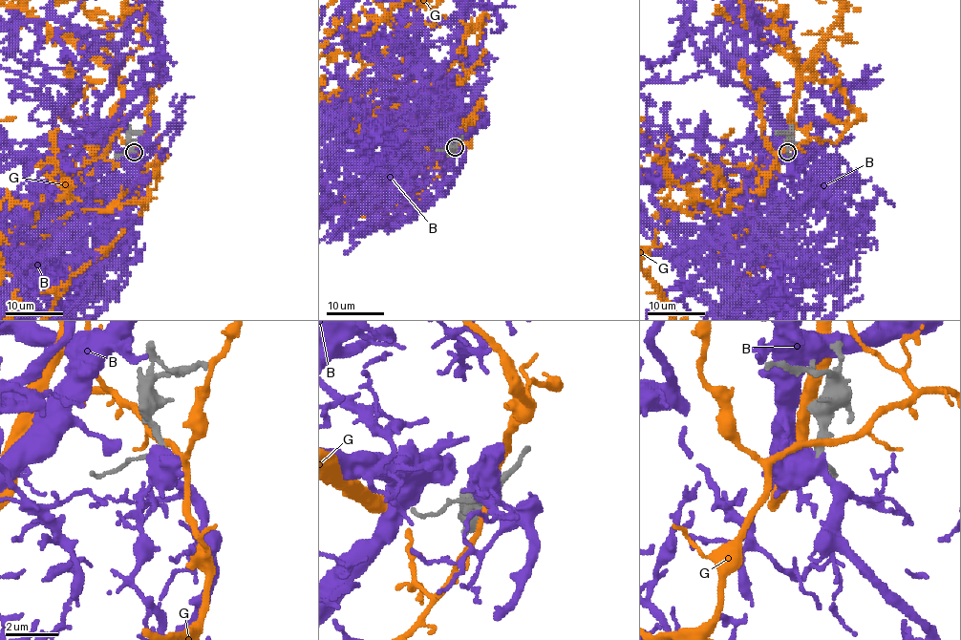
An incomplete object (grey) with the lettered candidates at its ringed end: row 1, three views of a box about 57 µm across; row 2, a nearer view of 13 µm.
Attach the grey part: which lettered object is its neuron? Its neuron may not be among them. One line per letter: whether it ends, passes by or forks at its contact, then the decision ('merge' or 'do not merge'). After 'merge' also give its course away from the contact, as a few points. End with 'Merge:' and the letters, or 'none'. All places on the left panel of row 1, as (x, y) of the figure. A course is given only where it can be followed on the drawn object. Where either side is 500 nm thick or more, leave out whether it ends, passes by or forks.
B: merge
G: it passes by; do not merge
Merge: B

